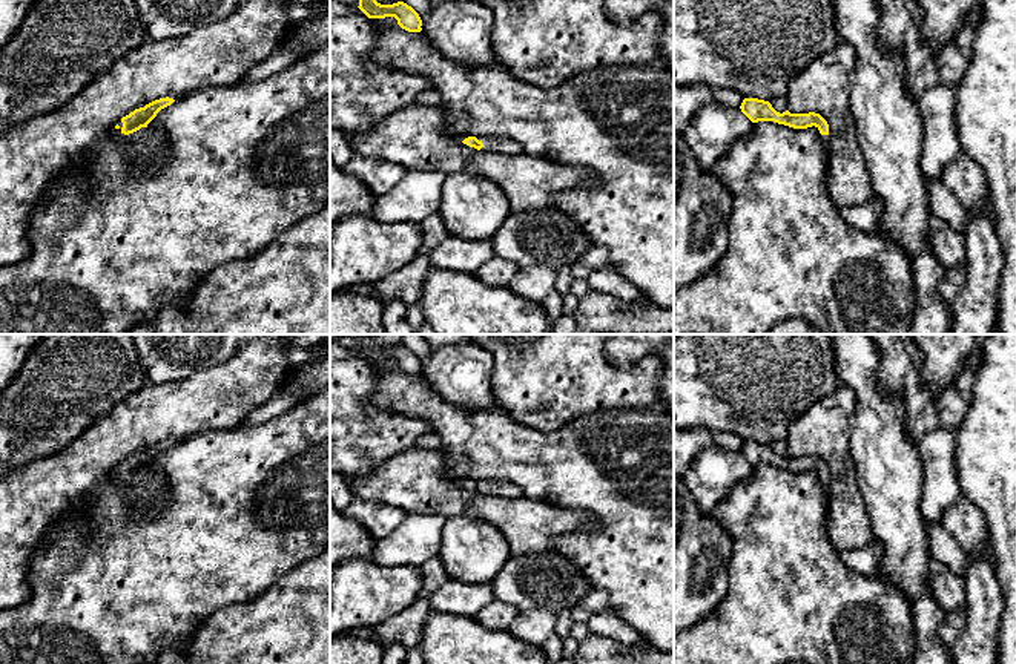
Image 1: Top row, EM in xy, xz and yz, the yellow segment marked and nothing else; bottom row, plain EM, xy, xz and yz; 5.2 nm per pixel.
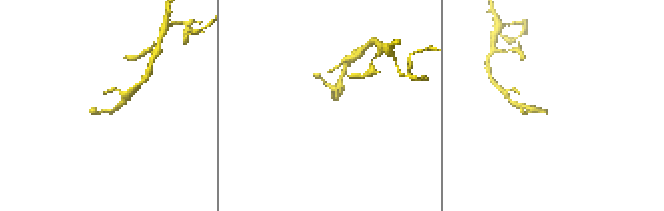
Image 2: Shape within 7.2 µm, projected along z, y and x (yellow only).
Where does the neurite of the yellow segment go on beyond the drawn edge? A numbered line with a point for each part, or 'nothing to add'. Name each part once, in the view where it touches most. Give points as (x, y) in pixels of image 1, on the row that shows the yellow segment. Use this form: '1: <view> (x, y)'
1: xy (146, 141)

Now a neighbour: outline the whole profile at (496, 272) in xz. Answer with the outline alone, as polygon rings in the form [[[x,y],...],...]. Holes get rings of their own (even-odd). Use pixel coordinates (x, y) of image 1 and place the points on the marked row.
[[[493,256],[483,267],[474,274],[477,279],[491,287],[508,287],[516,271],[520,267],[516,262],[503,261],[499,256]]]

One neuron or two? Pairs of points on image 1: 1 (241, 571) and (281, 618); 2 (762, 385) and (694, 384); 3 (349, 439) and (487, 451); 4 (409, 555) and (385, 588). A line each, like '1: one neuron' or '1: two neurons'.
1: two neurons
2: one neuron
3: two neurons
4: two neurons

